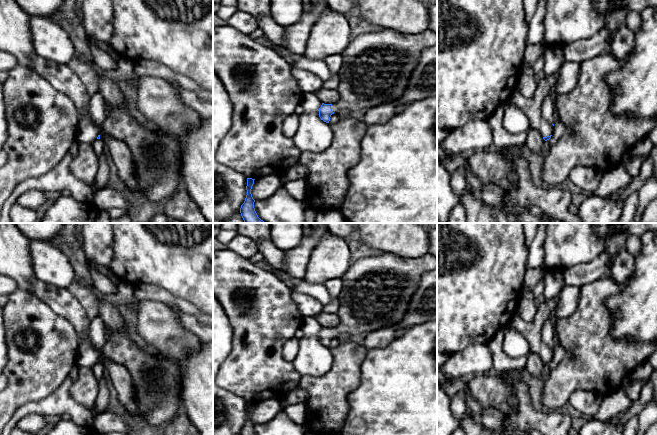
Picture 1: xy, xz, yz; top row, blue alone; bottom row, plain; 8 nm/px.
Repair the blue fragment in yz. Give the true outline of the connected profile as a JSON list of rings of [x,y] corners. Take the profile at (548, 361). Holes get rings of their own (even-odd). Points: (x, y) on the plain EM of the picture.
[[[558,295],[538,303],[538,310],[532,322],[524,321],[518,313],[511,318],[510,325],[520,332],[530,344],[530,351],[537,353],[545,365],[549,364],[554,356],[554,350],[544,344],[541,338],[542,326],[551,317],[551,312],[556,309]]]

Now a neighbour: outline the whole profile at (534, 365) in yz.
[[[531,352],[527,355],[525,369],[536,379],[544,379],[545,364],[537,353]]]

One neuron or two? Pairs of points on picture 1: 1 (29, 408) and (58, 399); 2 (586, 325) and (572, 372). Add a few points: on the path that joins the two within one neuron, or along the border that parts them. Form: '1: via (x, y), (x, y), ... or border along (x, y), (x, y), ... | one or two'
1: via (36, 407), (51, 405) | one
2: via (586, 337), (586, 358), (584, 360) | one

